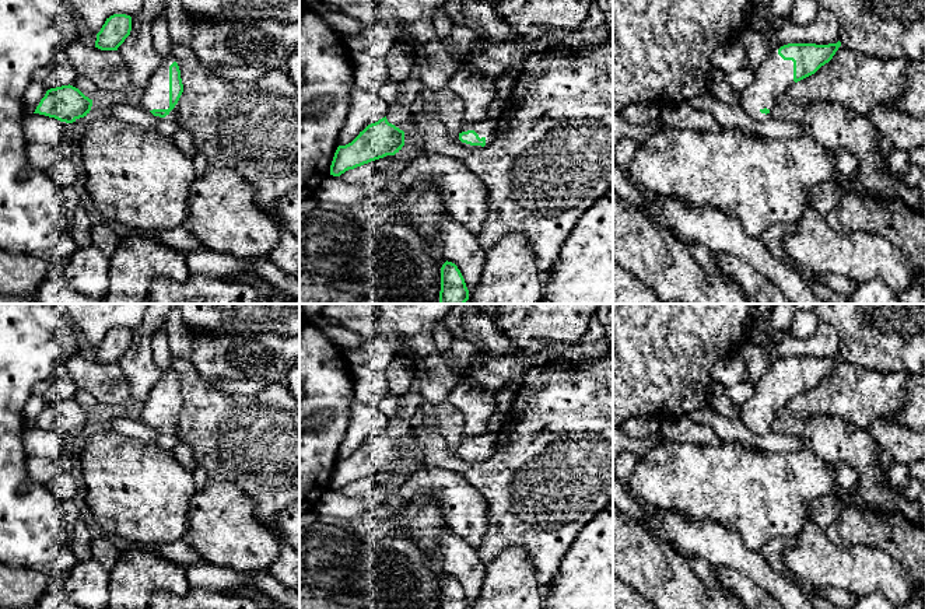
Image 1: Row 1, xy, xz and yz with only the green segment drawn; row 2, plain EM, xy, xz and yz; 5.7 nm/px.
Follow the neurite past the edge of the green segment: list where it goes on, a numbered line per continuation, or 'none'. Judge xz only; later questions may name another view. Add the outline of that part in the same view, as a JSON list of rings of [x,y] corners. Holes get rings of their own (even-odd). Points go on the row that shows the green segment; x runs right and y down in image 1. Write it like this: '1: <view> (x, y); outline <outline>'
1: xz (487, 128); outline [[[484,119],[484,120],[477,120],[472,125],[469,123],[463,123],[463,122],[458,122],[453,127],[455,130],[455,134],[456,134],[456,139],[459,140],[459,134],[462,132],[467,132],[467,130],[474,130],[479,137],[484,137],[486,139],[486,146],[481,147],[481,146],[470,146],[470,144],[466,144],[466,143],[462,143],[462,146],[465,148],[467,148],[469,151],[479,151],[479,150],[483,150],[486,148],[487,146],[491,144],[491,141],[494,140],[494,136],[497,133],[497,119]]]

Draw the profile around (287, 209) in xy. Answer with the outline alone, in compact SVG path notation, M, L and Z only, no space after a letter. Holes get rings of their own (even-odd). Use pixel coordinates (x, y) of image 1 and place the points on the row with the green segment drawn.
M290 190L276 203L276 210L266 209L283 231L299 239L299 190Z

